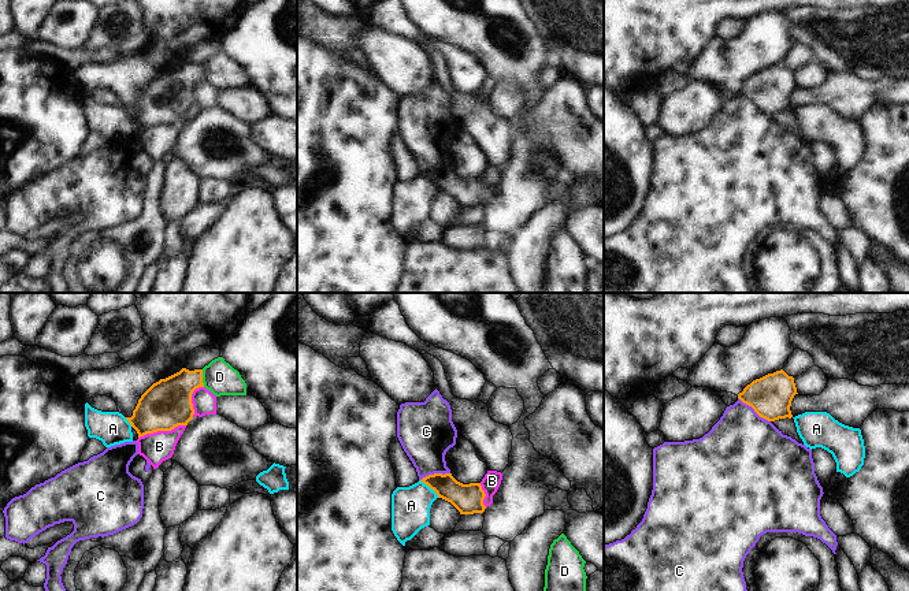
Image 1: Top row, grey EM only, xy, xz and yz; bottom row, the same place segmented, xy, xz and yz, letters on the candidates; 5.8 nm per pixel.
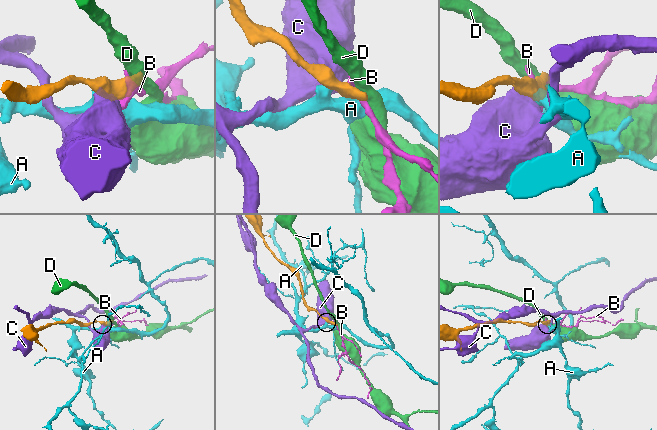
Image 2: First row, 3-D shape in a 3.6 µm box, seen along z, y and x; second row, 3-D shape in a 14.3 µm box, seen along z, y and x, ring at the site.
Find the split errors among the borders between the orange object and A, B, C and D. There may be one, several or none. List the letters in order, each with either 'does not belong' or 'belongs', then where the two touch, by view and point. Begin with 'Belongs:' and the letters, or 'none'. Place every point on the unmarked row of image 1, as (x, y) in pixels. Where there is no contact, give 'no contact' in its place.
Belongs: none
A: does not belong; meets orange in xz at (430, 181)
B: does not belong; meets orange in xy at (162, 123)
C: does not belong; meets orange in yz at (754, 104)
D: does not belong; meets orange in xy at (201, 71)

